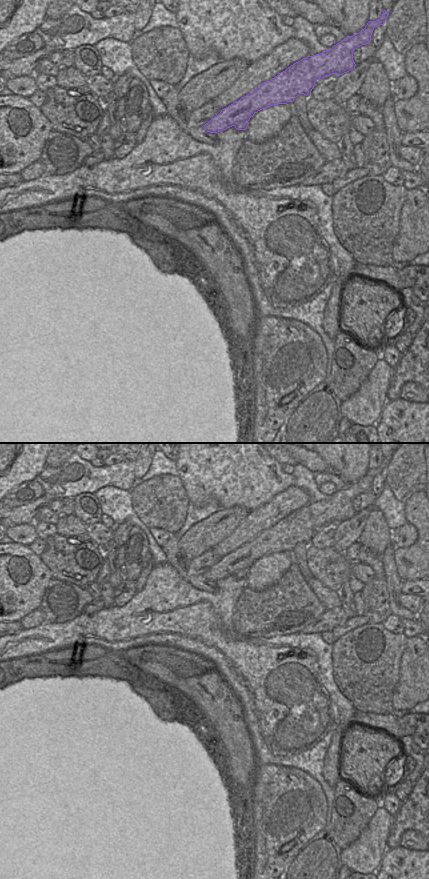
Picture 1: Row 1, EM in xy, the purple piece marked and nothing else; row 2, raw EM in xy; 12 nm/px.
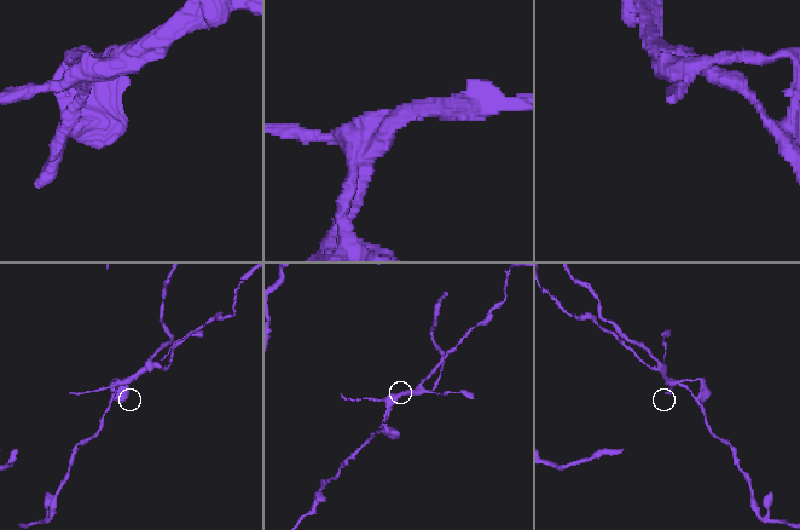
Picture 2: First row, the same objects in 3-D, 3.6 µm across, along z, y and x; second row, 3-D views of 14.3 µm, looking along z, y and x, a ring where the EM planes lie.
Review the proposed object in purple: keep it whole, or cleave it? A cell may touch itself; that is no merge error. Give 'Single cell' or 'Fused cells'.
Fused cells

